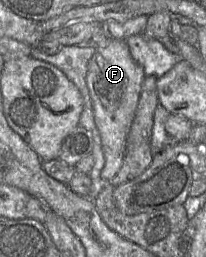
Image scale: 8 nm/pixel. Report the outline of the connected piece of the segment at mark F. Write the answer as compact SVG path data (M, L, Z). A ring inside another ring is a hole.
M112 38L105 47L96 48L88 62L86 84L101 139L104 155L101 178L105 183L110 182L123 163L128 133L145 77L143 68L132 58L126 40Z

